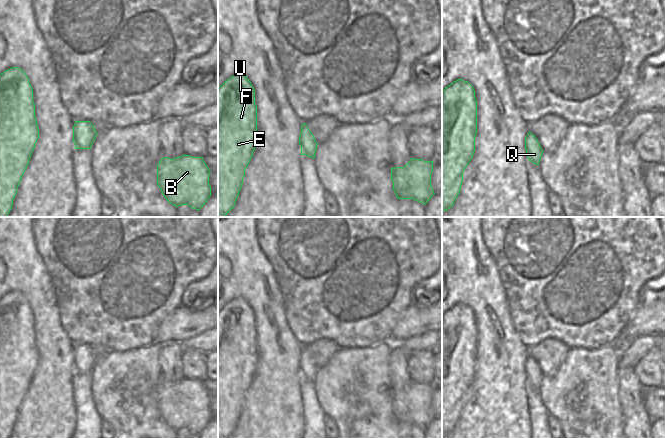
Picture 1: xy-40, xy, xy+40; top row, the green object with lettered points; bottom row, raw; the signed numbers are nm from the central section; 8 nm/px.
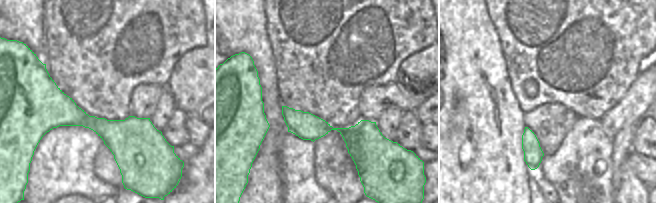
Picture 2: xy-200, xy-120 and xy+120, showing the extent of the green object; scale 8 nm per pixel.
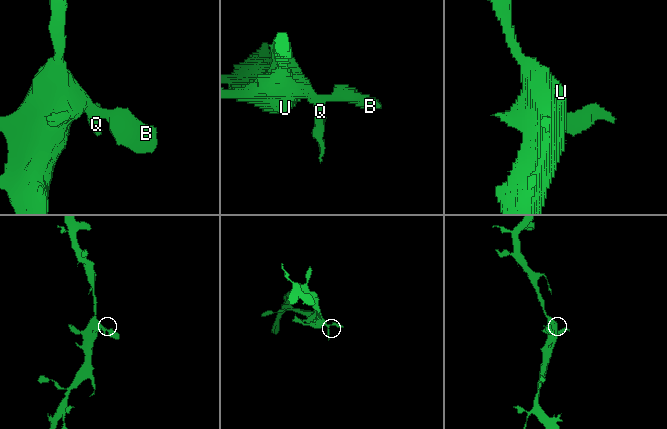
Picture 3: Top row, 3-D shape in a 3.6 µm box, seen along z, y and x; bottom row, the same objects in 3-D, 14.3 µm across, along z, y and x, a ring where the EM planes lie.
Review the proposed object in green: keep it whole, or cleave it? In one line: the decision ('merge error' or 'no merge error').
no merge error

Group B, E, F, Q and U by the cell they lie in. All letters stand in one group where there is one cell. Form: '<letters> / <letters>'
B E F Q U

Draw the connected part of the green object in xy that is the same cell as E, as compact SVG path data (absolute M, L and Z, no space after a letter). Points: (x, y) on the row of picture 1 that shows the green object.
M238 73L218 88L218 217L225 217L235 206L256 142L255 90L249 79Z

